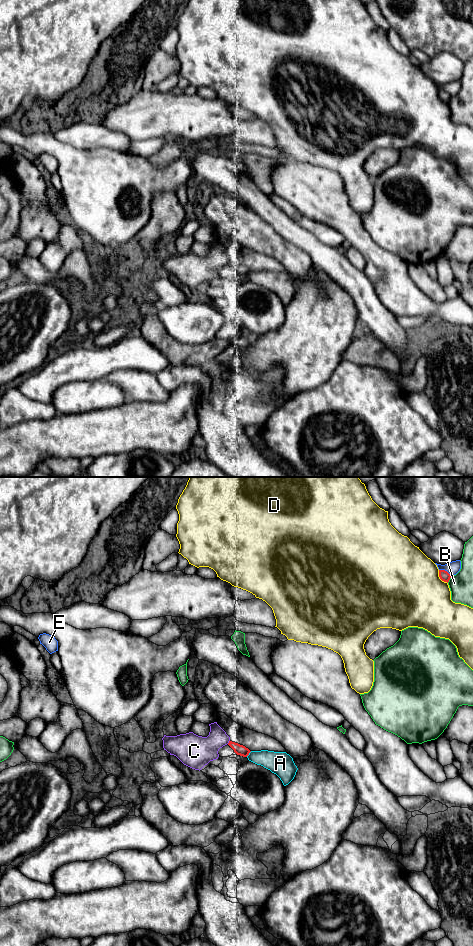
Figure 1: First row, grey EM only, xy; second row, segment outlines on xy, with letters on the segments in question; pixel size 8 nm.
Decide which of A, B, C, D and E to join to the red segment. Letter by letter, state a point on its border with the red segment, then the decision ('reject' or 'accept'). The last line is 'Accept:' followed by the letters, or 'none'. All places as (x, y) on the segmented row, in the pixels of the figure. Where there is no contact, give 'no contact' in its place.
A: xy (248, 754) | reject
B: xy (449, 579) | reject
C: xy (229, 742) | reject
D: xy (440, 578) | reject
E: xy (444, 570) | reject
Accept: none

